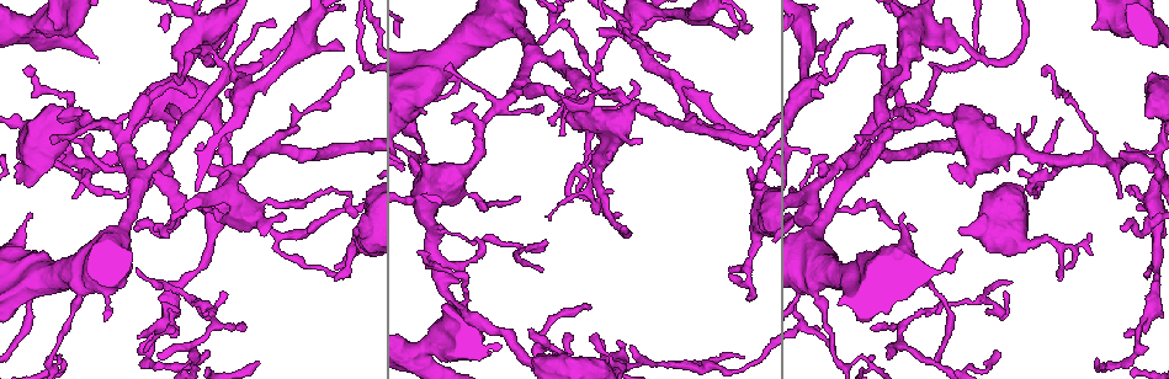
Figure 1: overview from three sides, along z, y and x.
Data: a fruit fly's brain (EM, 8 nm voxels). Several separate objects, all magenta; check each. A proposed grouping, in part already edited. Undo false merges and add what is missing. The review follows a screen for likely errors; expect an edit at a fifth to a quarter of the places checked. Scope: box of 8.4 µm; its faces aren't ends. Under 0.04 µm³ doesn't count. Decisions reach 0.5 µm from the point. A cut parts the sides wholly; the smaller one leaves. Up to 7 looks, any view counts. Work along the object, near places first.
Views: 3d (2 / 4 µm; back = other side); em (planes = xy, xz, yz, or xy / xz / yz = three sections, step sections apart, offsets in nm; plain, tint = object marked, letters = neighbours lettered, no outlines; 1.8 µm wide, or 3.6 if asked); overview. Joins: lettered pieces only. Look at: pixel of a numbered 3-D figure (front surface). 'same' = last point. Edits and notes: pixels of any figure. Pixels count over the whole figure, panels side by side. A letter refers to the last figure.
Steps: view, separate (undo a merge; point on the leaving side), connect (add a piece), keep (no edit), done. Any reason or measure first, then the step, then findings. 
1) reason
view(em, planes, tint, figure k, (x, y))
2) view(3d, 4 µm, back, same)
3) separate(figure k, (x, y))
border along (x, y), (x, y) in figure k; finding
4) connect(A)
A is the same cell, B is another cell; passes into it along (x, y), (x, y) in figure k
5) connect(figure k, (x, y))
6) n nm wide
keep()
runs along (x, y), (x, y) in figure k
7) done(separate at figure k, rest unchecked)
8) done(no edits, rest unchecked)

side arm on a straight run
view(em, 3.6 µm, planes, tint, figure 1, (846, 184))

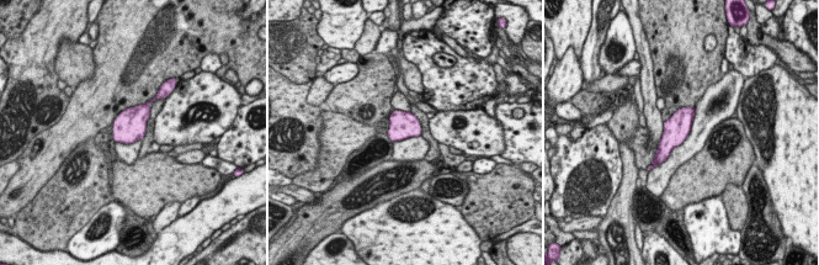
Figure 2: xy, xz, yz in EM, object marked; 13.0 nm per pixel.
what lies round it
view(em, 3.6 µm, planes, letters, same)

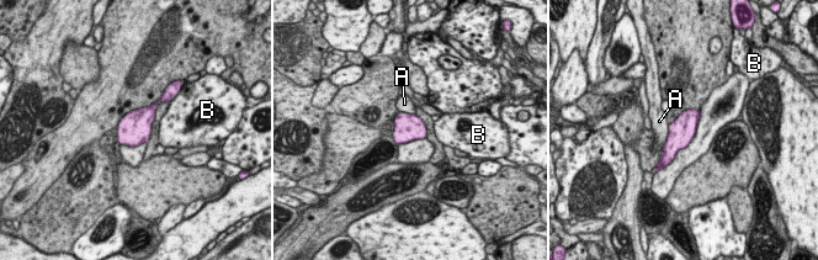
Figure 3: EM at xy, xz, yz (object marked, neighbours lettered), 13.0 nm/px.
340 nm wide
keep()
A and B are other cells; border along (669, 123), (669, 133), (662, 148) in figure 3; all the same cell

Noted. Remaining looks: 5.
view(em, planes, letters, figure 1, (664, 69))

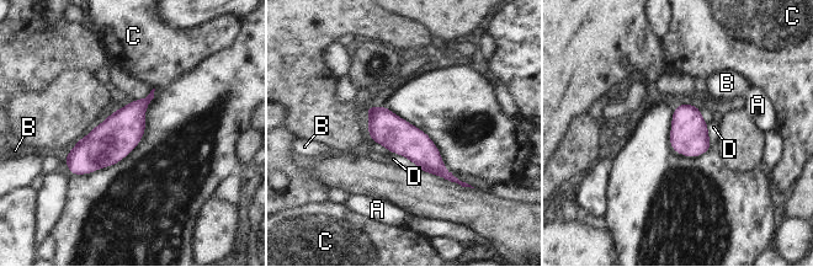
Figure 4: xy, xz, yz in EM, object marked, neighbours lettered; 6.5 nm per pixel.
keep()
A, B, C and D are other cells; all the same cell

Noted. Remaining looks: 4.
free end
view(3d, 4 µm, figure 1, (729, 272))

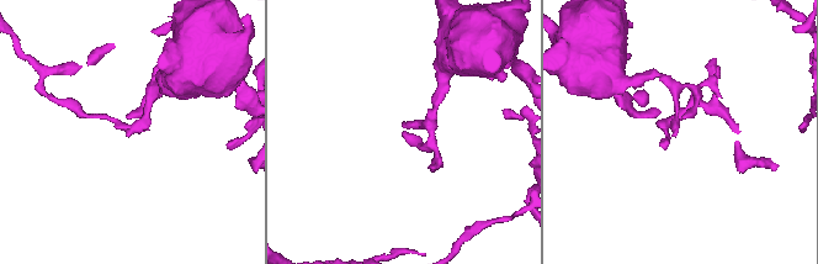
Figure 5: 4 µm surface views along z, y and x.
now the EM
view(em, yz, step 16, letters, figure 5, (684, 116))

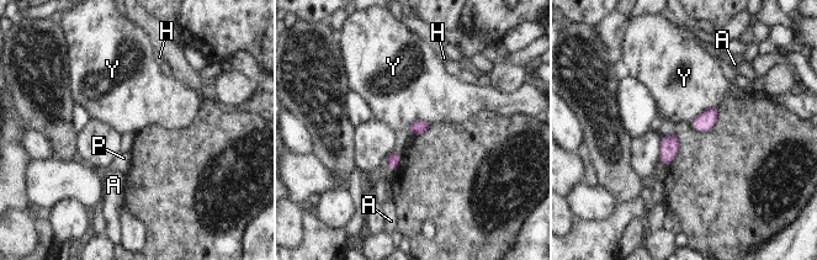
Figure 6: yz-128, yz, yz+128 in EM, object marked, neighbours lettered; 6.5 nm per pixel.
keep()
A, H, P and Y are other cells; border along (719, 105), (706, 107), (690, 122) in figure 6; none of them fits

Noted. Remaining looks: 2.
done(no edits, rest unchecked)

